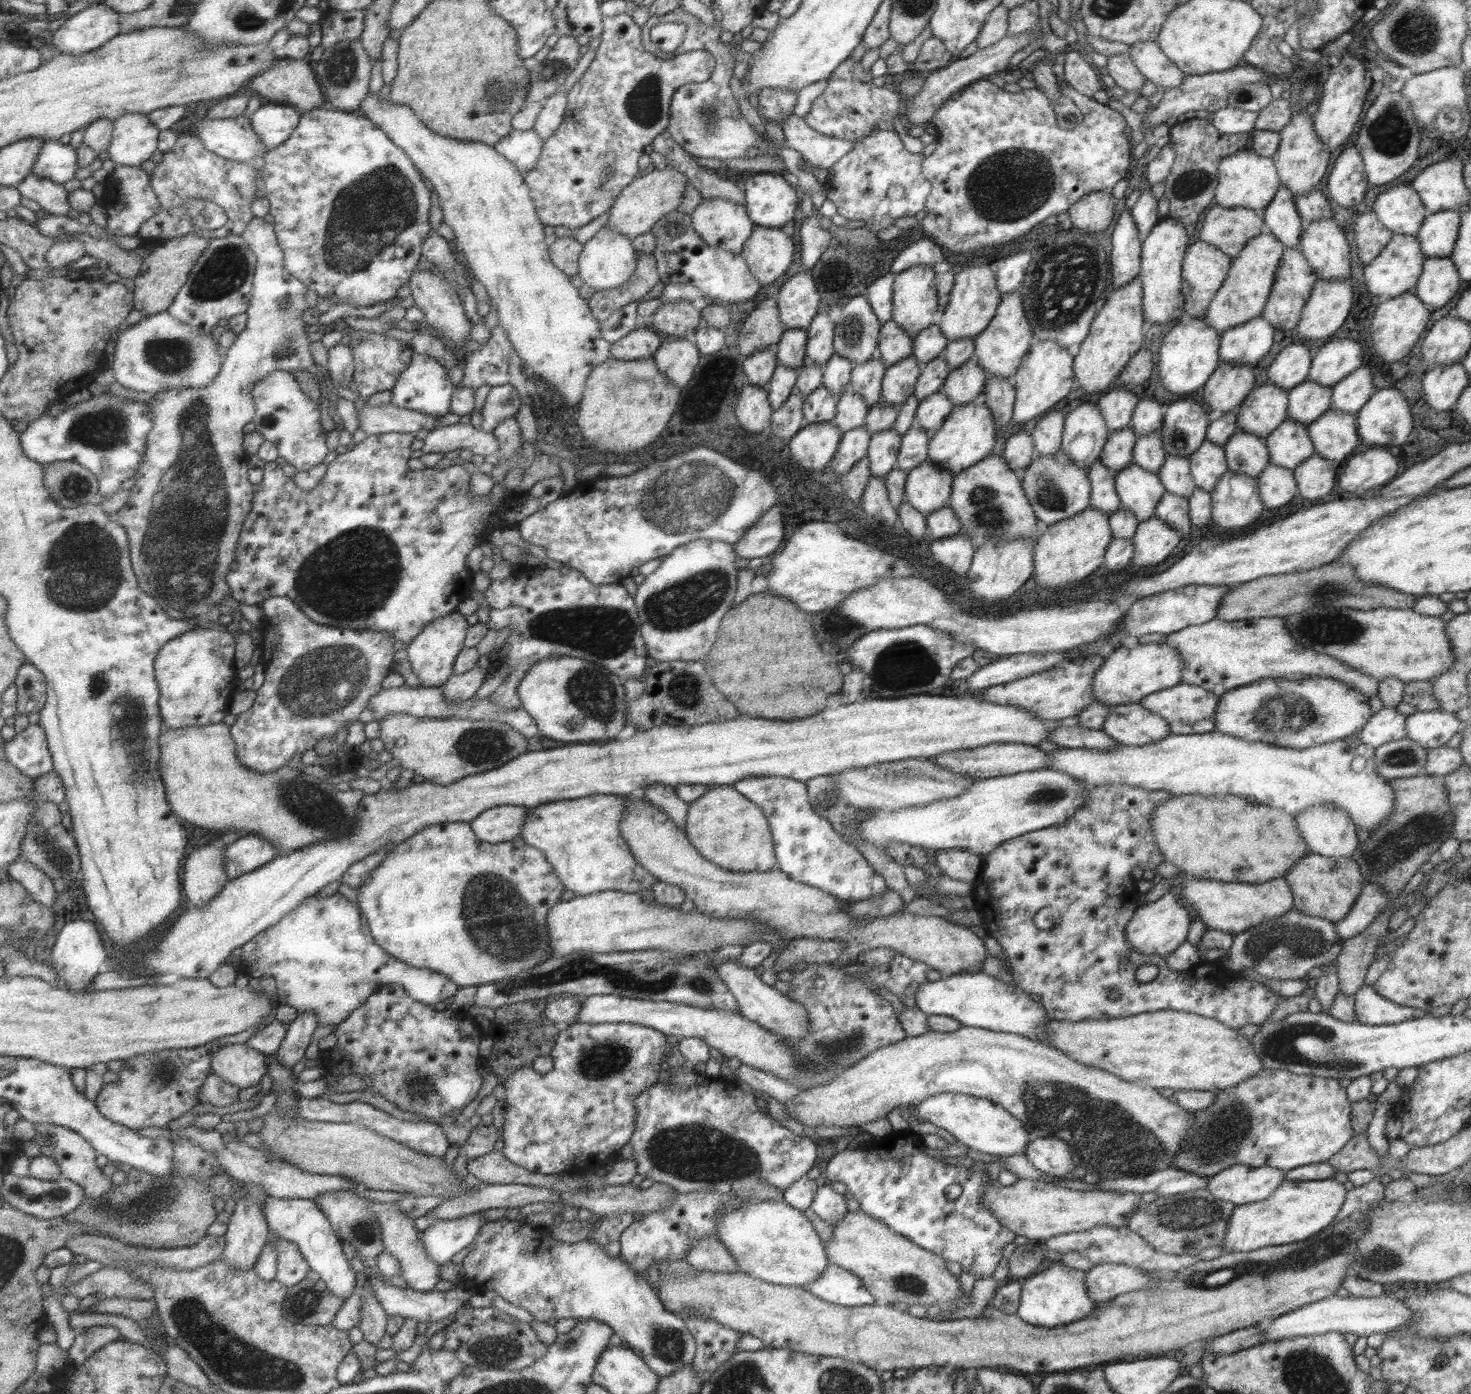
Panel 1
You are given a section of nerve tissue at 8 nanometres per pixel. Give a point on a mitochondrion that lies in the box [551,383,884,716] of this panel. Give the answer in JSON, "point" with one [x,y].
{"point":[681,499]}

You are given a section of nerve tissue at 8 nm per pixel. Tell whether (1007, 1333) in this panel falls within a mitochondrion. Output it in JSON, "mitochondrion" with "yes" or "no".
{"mitochondrion":"no"}

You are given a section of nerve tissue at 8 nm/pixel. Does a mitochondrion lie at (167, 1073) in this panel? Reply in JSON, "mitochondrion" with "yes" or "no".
{"mitochondrion":"yes"}

